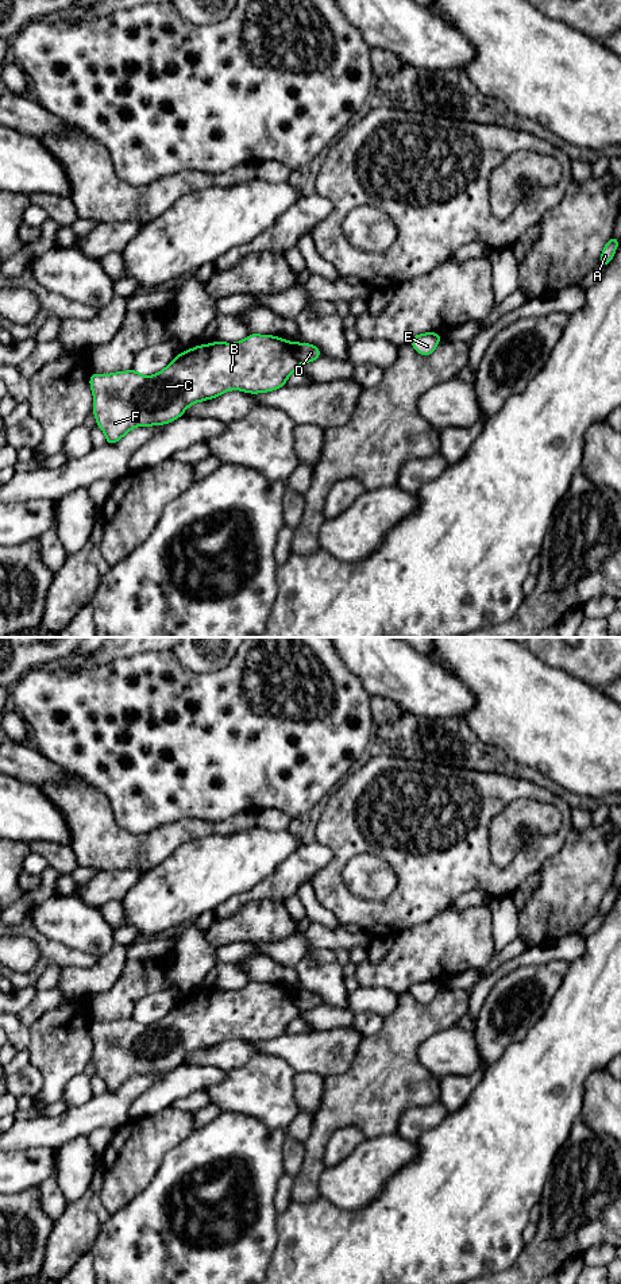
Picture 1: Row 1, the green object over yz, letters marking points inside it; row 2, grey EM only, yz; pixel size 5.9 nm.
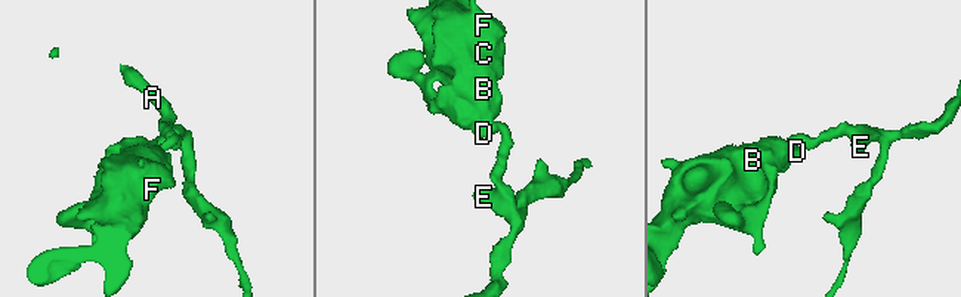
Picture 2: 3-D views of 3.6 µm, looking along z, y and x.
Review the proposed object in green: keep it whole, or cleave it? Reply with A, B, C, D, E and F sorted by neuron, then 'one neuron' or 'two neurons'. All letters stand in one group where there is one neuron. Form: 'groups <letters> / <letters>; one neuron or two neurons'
groups A D E / B C F; two neurons

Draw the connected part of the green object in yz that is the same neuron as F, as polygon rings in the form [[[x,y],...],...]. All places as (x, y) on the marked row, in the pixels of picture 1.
[[[251,333],[236,343],[212,342],[190,347],[180,352],[163,370],[154,375],[144,377],[136,370],[116,371],[112,374],[92,373],[89,385],[93,393],[92,412],[97,427],[105,433],[105,444],[115,444],[134,427],[151,427],[170,424],[184,414],[193,404],[216,398],[230,390],[244,393],[267,393],[286,385],[286,379],[300,367],[294,354],[294,343],[271,335]]]

